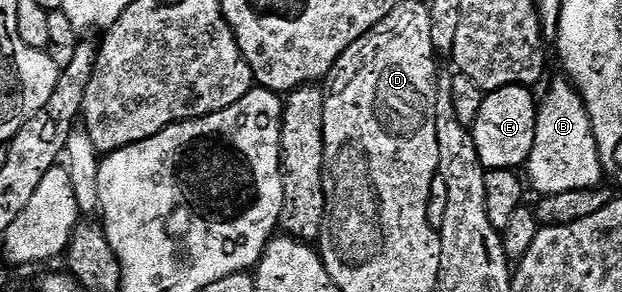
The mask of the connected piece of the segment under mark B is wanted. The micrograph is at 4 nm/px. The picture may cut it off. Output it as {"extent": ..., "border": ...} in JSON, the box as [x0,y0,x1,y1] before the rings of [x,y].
{"extent":[526,77,601,196],"border":[[[559,77],[548,87],[548,92],[538,103],[534,149],[526,164],[527,182],[541,196],[570,193],[570,189],[586,189],[601,182],[600,158],[592,132],[592,119],[586,113],[586,105],[580,100],[580,92]]]}

